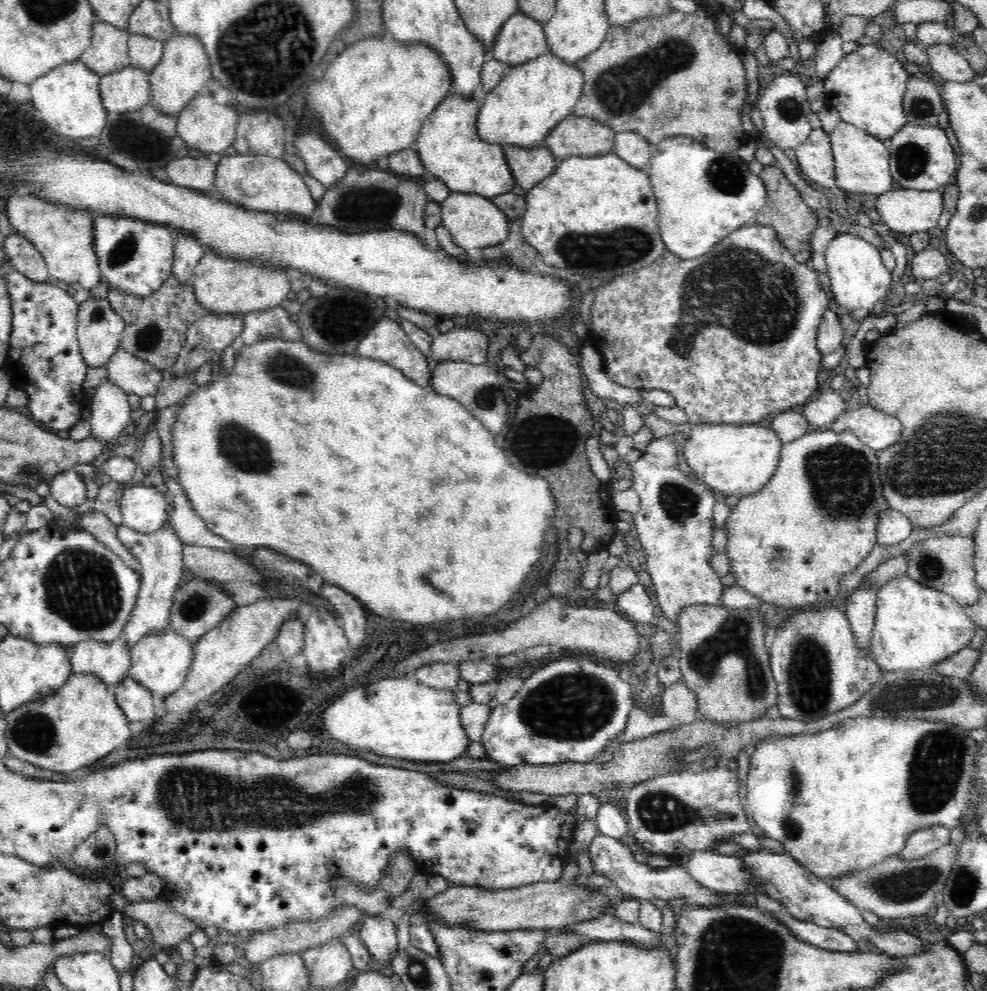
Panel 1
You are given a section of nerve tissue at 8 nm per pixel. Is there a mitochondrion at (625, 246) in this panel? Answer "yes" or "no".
yes

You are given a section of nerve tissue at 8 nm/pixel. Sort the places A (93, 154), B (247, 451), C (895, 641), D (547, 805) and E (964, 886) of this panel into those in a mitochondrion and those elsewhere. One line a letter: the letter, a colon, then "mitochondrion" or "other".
A: other
B: mitochondrion
C: other
D: other
E: mitochondrion

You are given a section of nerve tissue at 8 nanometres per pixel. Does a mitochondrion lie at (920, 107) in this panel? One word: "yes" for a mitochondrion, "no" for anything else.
yes

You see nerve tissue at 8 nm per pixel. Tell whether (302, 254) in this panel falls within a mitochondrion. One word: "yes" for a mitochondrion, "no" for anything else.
no

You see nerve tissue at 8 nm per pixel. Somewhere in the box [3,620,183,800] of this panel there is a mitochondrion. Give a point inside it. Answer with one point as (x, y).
(34, 730)

